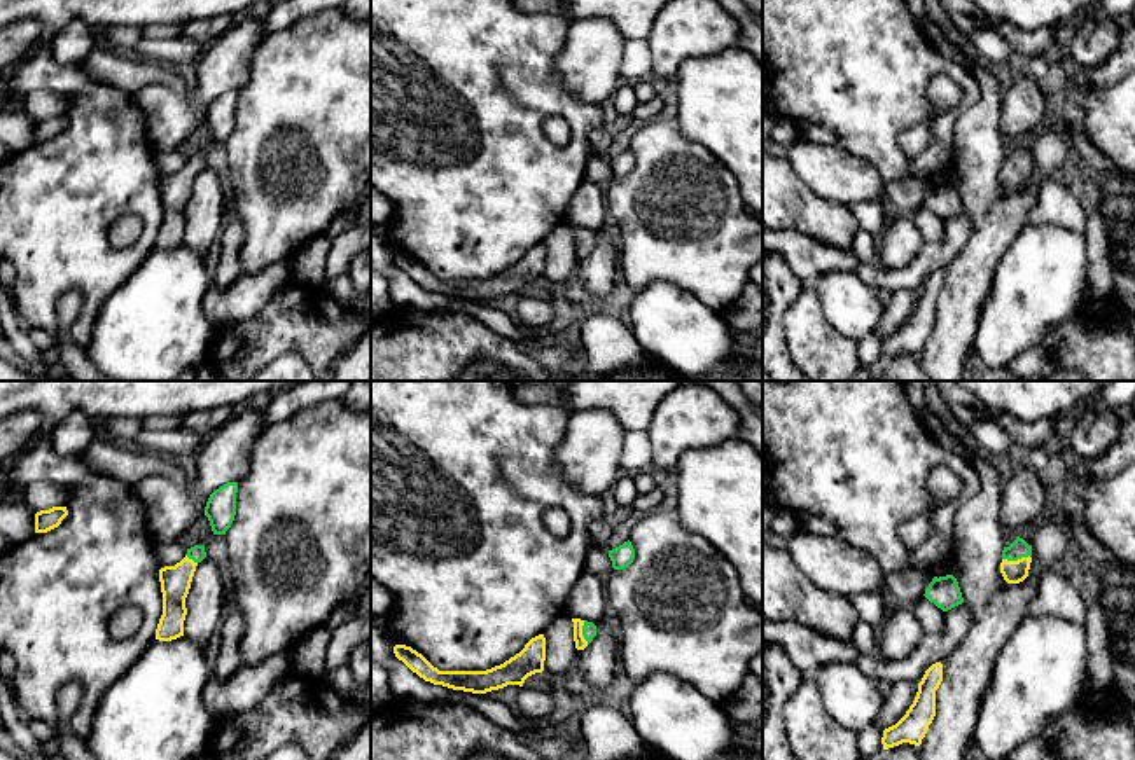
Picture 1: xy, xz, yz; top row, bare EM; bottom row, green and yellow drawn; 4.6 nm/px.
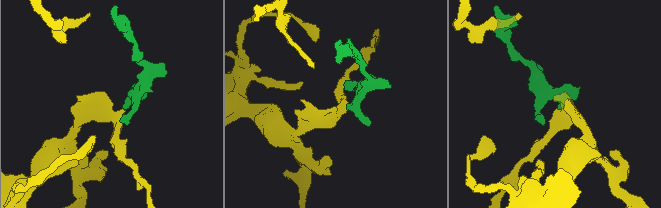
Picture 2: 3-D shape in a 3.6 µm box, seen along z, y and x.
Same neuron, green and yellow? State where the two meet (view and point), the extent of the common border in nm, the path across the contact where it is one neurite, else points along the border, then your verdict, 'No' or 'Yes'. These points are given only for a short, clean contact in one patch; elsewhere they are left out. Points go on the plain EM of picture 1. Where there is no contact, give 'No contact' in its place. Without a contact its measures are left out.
Touches green at yz (1015, 168). Shared border 130 nm. Path across: yz (1018, 158), (1015, 168), (1013, 180). Yes

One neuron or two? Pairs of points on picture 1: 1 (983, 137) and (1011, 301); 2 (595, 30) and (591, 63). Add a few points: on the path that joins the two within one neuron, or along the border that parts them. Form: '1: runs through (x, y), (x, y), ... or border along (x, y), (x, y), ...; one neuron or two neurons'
1: border along (1025, 224), (1001, 257), (988, 292); two neurons
2: runs through (595, 39), (591, 55); one neuron

